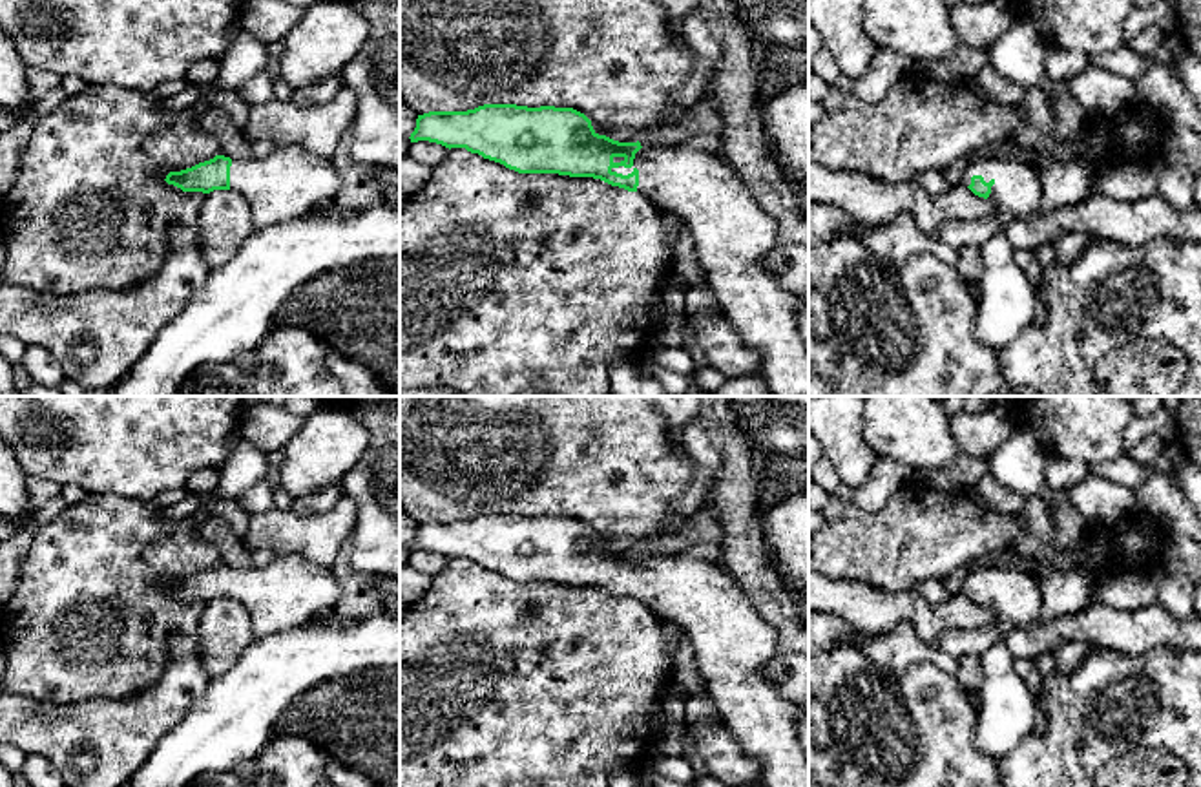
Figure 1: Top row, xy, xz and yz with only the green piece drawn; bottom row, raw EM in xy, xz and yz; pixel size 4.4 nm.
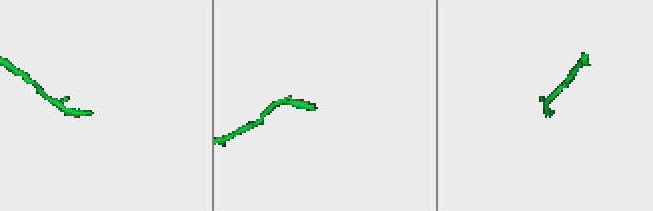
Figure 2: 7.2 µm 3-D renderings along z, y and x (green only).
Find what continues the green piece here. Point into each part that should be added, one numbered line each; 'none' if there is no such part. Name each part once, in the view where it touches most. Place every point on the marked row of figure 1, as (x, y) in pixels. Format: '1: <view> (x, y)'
1: xz (732, 234)

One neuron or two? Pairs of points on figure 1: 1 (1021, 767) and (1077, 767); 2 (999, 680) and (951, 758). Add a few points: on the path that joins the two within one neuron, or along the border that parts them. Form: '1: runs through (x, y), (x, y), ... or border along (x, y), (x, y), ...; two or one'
1: runs through (1035, 767), (1063, 767); one
2: border along (975, 709), (975, 745), (993, 756); two

